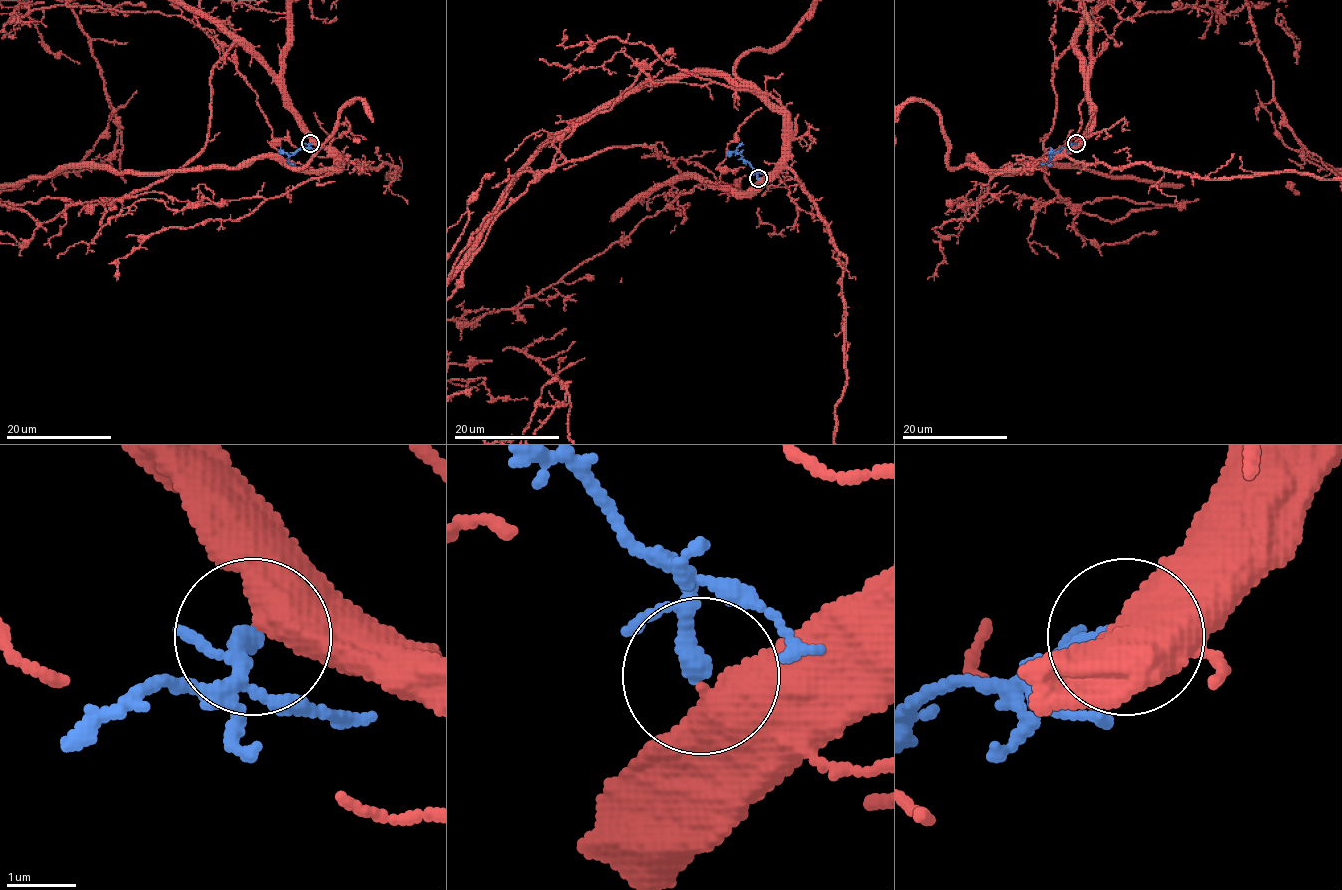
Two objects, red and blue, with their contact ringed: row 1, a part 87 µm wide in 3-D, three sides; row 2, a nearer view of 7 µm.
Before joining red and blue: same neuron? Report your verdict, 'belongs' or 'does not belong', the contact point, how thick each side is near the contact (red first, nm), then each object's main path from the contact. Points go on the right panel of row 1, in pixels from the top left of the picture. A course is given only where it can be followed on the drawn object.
belongs; at (1076, 143); 550 nm thick on the red side, 200 nm on the other; red runs (1077, 143), (1011, 172), (954, 167), (947, 164), (939, 115), (917, 98); blue runs (1077, 143), (1062, 147), (1050, 158), (1048, 165)

